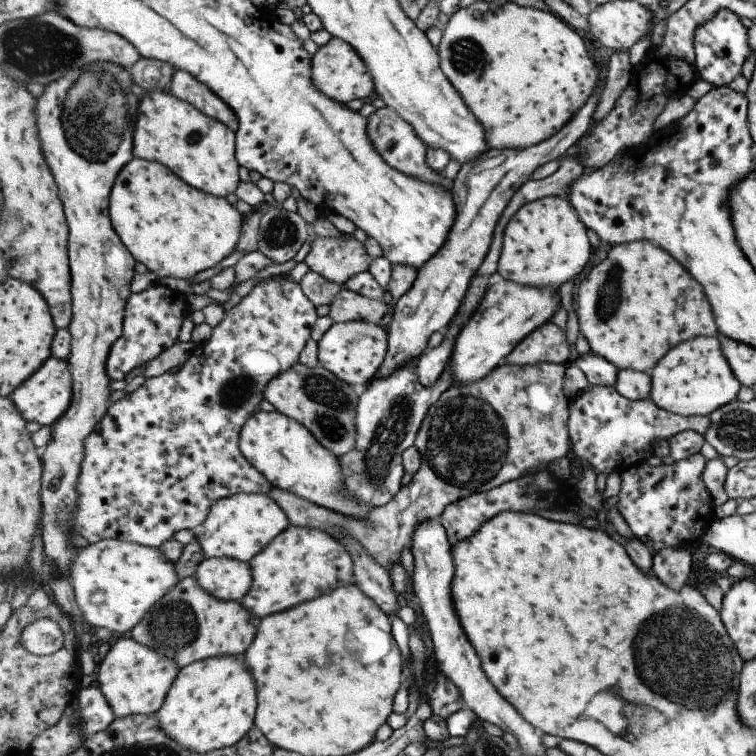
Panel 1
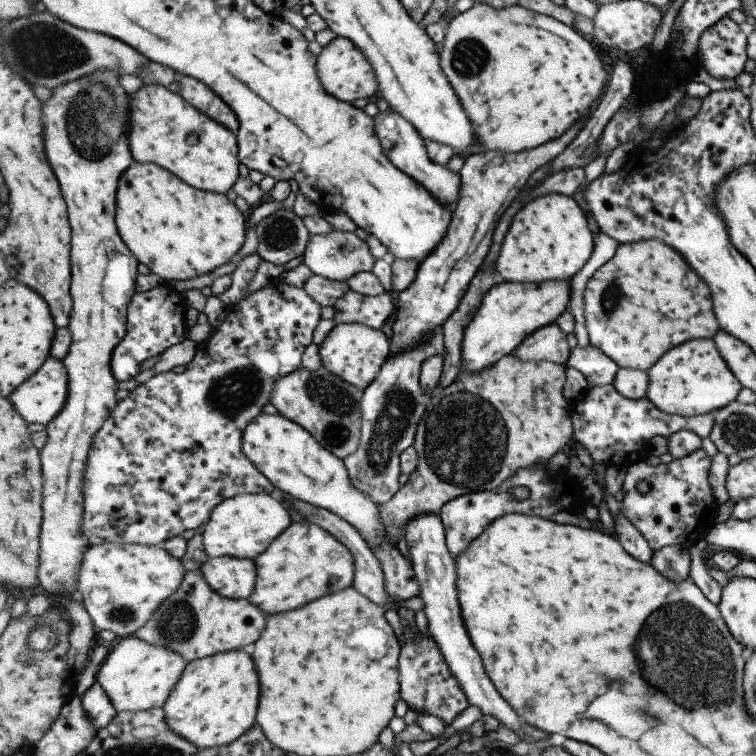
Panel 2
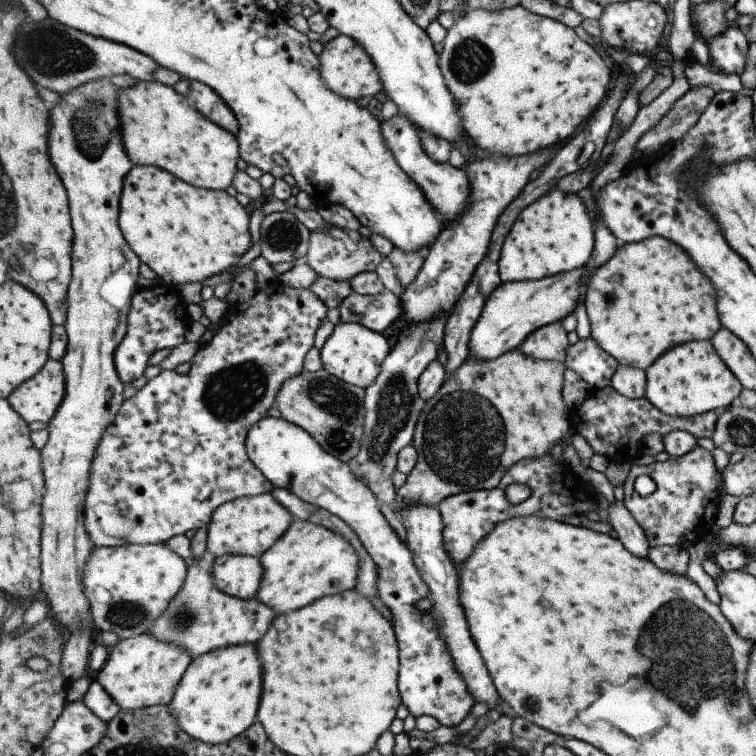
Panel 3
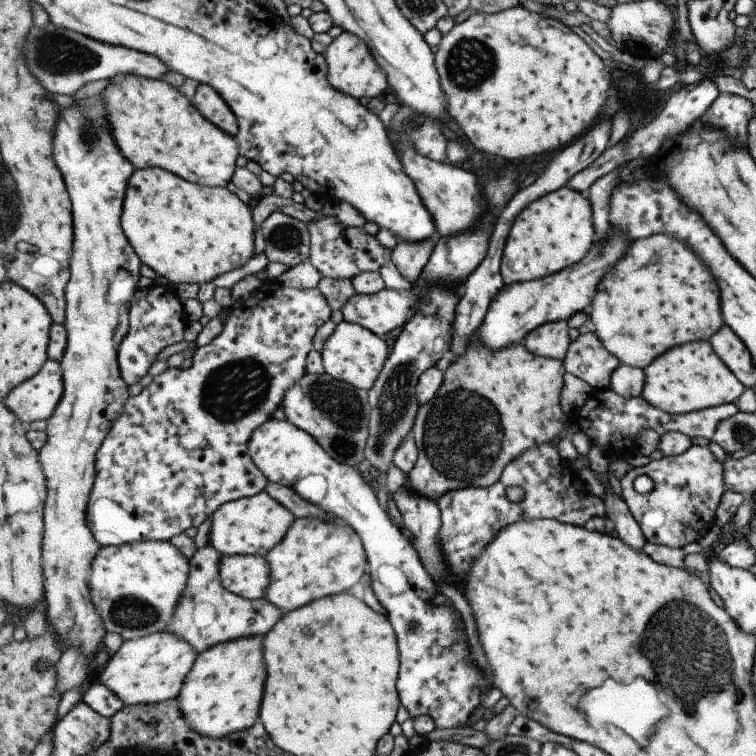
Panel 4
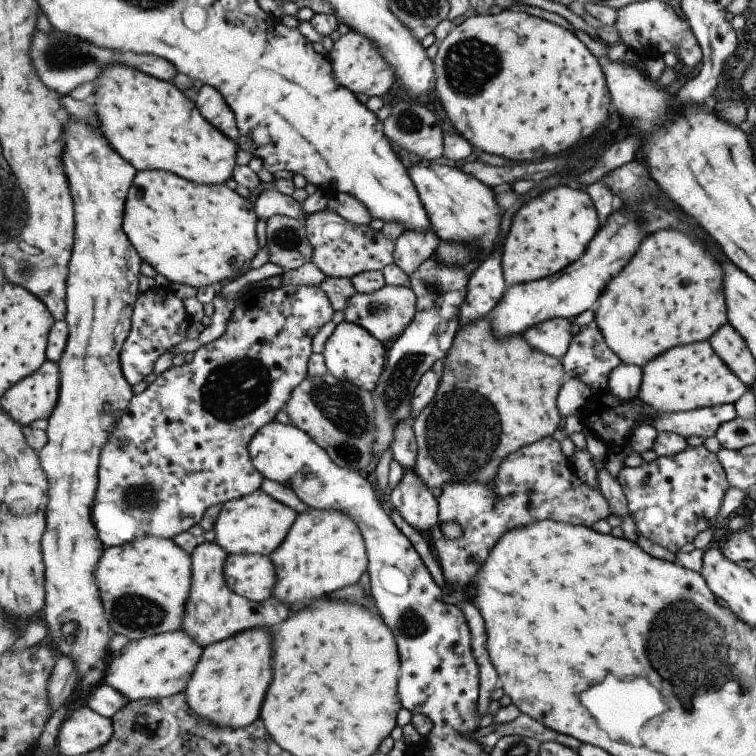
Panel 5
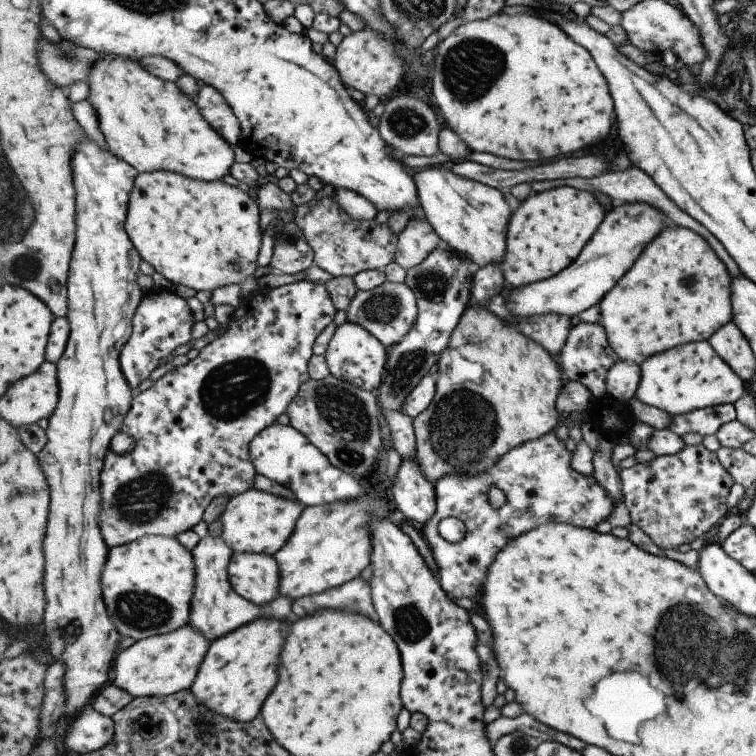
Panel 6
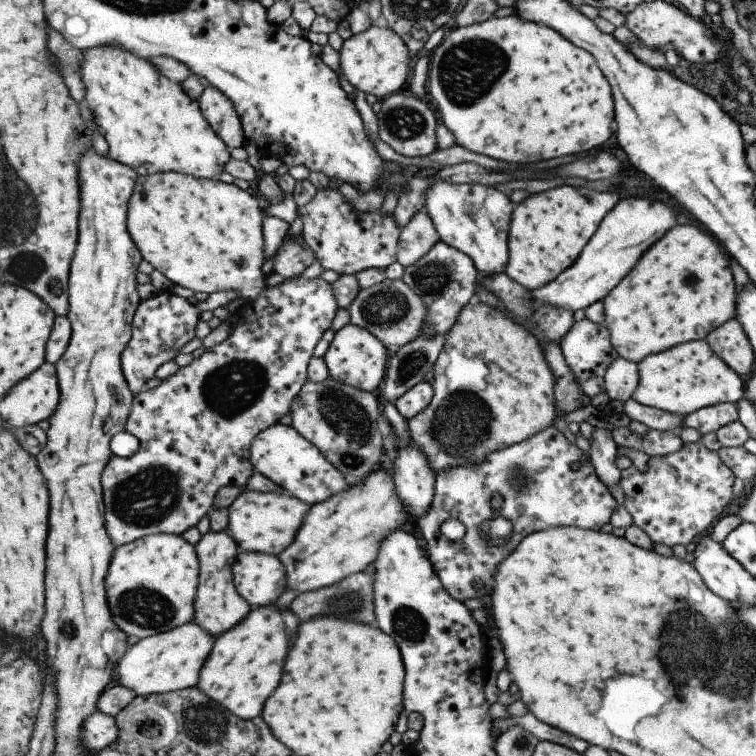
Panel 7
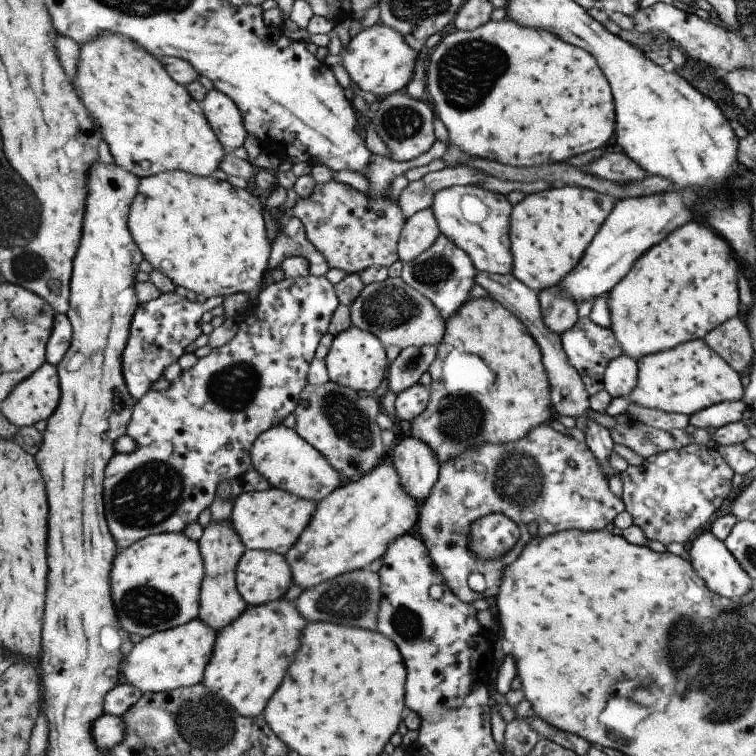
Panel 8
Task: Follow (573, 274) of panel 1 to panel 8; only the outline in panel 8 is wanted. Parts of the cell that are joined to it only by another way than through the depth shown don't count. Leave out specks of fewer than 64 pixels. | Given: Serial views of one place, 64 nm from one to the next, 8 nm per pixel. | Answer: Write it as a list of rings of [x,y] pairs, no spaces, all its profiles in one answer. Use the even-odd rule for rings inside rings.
[[[571,185],[525,195],[524,199],[515,205],[512,212],[513,275],[538,293],[561,284],[564,278],[568,277],[568,274],[571,274],[577,268],[577,265],[581,264],[581,259],[587,253],[593,239],[600,232],[613,209],[616,208],[616,204],[615,197]]]

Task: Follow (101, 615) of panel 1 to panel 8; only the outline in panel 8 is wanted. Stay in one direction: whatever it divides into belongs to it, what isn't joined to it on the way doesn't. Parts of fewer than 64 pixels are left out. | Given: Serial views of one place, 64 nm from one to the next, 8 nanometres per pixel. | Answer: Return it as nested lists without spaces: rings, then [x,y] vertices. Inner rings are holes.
[[[183,533],[149,535],[128,546],[113,566],[113,598],[125,630],[143,638],[200,616],[201,589],[206,568],[200,543]]]

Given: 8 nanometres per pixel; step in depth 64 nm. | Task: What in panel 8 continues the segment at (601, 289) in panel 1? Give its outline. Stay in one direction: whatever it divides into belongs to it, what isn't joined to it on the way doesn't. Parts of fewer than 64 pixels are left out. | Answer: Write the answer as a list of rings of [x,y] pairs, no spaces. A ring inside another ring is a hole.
[[[691,222],[672,232],[664,241],[656,244],[653,250],[648,250],[609,294],[608,305],[613,321],[611,329],[623,347],[624,354],[639,360],[648,354],[673,349],[689,341],[705,339],[712,330],[739,316],[742,268],[730,242],[717,230],[713,230],[713,227],[705,226],[701,222]]]

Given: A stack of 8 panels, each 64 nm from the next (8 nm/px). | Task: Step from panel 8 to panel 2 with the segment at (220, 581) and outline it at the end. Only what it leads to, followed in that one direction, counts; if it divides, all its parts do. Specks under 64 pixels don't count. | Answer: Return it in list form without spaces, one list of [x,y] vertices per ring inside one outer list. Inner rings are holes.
[[[201,569],[186,574],[180,590],[168,599],[149,622],[132,636],[149,644],[175,650],[191,663],[219,653],[255,644],[267,626],[267,613],[249,599],[225,598],[217,594],[201,574]]]

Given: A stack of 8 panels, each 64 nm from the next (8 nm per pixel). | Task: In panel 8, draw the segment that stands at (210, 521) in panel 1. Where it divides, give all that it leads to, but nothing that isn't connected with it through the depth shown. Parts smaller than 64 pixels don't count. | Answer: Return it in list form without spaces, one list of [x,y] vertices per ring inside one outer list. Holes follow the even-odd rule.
[[[277,487],[252,493],[241,492],[231,513],[236,531],[249,549],[261,549],[286,555],[300,540],[316,513],[318,502],[298,497]]]

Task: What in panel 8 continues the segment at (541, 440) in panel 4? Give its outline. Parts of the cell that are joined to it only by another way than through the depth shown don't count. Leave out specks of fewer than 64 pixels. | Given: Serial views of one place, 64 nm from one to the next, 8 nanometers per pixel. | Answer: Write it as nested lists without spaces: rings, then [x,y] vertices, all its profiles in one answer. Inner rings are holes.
[[[491,296],[469,298],[446,321],[446,333],[438,350],[437,358],[428,370],[431,376],[429,406],[410,425],[411,435],[429,444],[441,464],[469,449],[479,448],[486,441],[497,444],[519,441],[551,418],[552,384],[548,372],[543,372],[544,356],[541,356],[540,344],[528,325],[498,300]]]

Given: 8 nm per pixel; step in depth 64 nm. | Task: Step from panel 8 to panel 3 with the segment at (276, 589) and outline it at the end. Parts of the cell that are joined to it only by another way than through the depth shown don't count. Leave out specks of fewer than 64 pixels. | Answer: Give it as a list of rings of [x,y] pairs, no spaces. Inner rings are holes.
[[[225,555],[216,558],[214,577],[217,586],[227,594],[255,599],[264,580],[264,566],[257,557]]]

